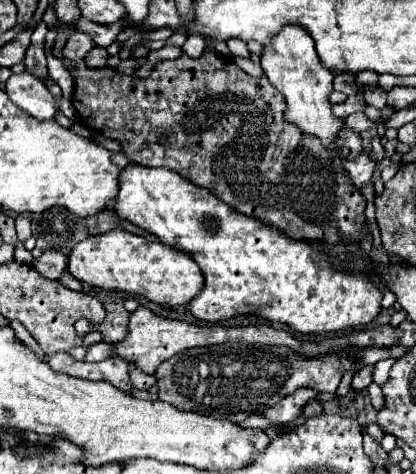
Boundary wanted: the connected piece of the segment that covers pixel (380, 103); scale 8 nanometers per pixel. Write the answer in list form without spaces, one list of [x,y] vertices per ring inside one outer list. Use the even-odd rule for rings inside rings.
[[[377,87],[375,90],[365,93],[364,99],[368,105],[382,109],[387,104],[387,92]]]

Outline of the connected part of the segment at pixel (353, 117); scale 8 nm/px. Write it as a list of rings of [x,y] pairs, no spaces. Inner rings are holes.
[[[351,113],[351,115],[347,115],[345,125],[347,125],[349,129],[357,131],[357,133],[361,133],[361,131],[365,131],[365,129],[369,129],[369,127],[375,127],[375,123],[371,123],[371,121],[365,117],[365,113]]]

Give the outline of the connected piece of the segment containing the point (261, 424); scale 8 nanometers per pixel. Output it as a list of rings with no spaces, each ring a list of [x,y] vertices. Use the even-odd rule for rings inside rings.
[[[251,415],[239,423],[239,427],[243,427],[243,429],[265,429],[267,425],[275,425],[275,423],[265,421],[265,417],[261,417],[261,415]]]

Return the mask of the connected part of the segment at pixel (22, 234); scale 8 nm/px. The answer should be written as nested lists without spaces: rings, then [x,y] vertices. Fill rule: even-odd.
[[[19,215],[15,219],[15,228],[17,232],[17,236],[21,241],[25,241],[32,236],[32,229],[31,229],[31,218]]]

